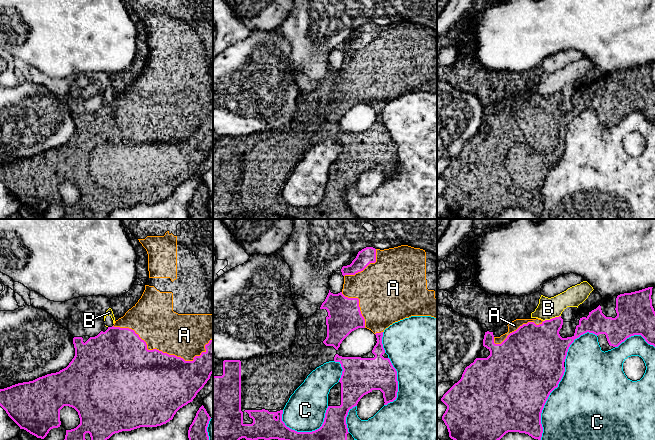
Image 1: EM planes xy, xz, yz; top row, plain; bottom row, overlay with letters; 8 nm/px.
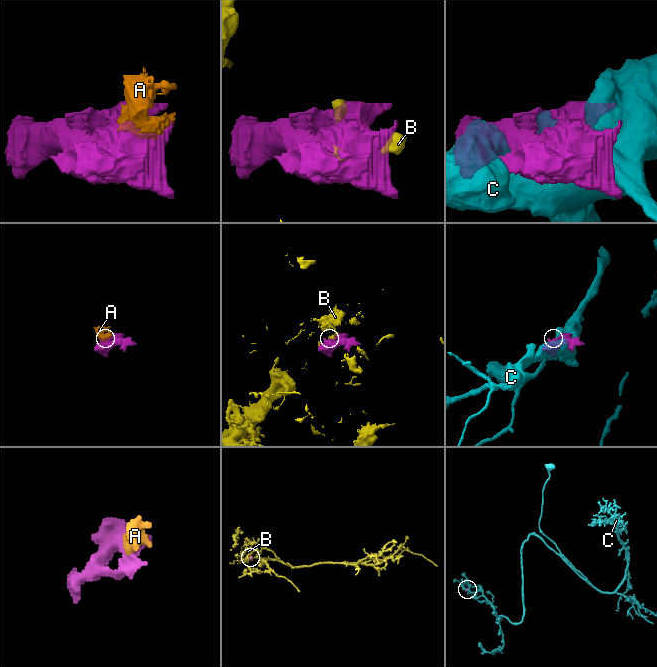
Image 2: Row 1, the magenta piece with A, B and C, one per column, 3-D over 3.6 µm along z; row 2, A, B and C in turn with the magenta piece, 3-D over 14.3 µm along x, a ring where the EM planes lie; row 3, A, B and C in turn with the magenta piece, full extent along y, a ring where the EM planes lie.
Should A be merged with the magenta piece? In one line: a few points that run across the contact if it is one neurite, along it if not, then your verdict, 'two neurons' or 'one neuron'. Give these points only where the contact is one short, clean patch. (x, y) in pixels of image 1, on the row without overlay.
one neuron

